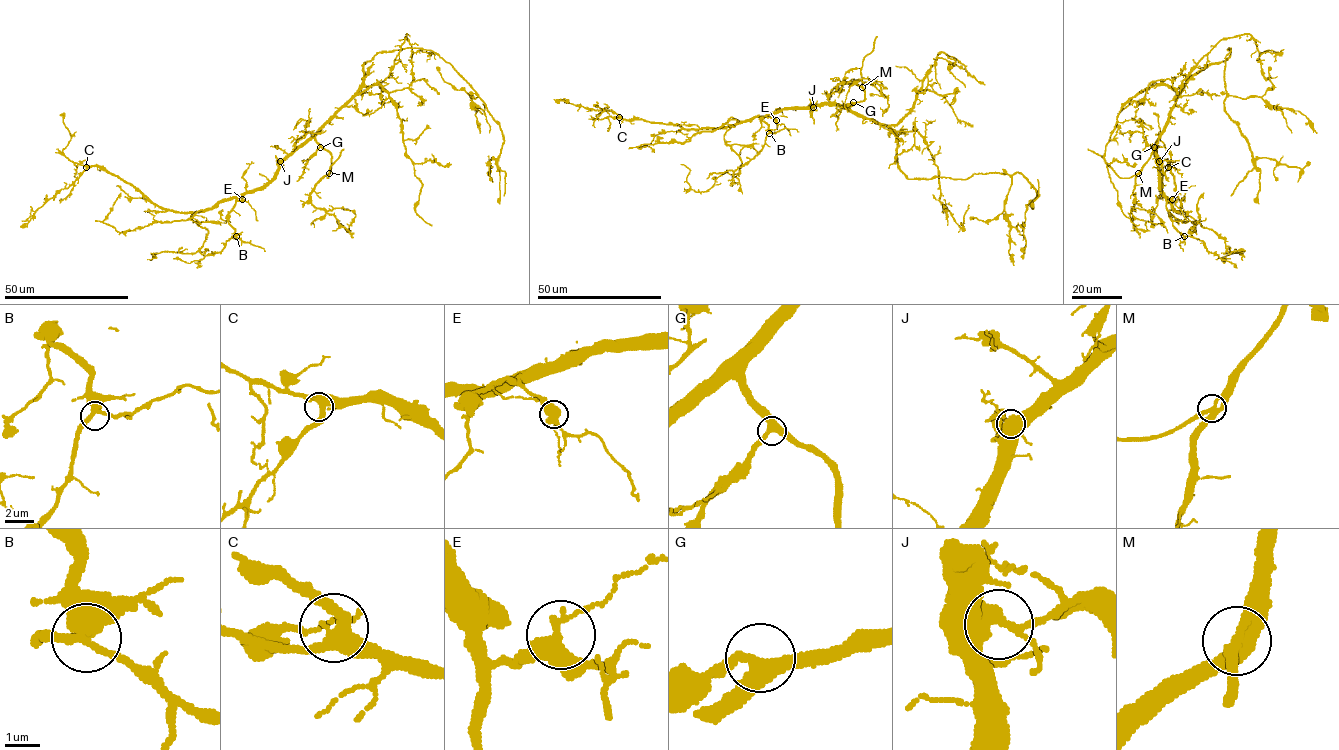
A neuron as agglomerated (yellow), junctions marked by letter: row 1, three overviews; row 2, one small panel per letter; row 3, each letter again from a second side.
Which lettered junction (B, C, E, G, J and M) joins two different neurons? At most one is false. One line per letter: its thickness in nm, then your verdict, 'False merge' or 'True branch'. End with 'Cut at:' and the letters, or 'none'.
B: Thickness 320 nm. True branch
C: Thickness 360 nm. True branch
E: Thickness 400 nm. True branch
G: Thickness 360 nm. True branch
J: Thickness 400 nm. True branch
M: Thickness 360 nm. True branch
Cut at: none

